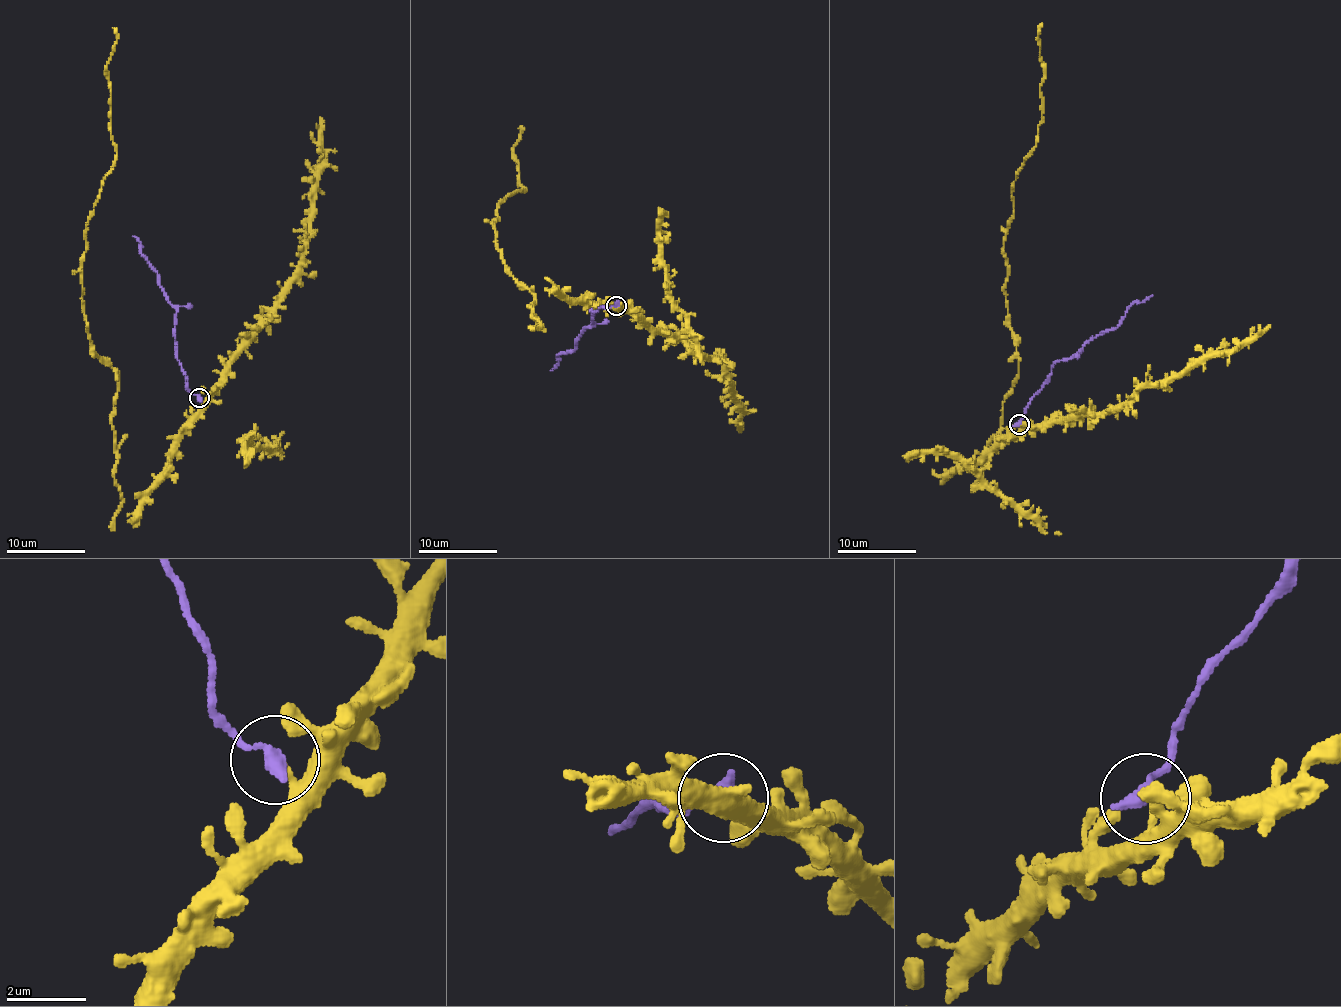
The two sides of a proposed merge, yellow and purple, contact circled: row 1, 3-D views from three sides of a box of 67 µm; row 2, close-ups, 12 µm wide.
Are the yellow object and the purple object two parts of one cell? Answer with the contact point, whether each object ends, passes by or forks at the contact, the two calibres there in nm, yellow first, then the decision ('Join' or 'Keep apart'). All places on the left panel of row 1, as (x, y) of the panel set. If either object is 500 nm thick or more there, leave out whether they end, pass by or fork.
Place: (199, 397). At the ring yellow ends. At the ring purple ends. Thickness 260 nm (yellow) against 360 nm. Keep apart

